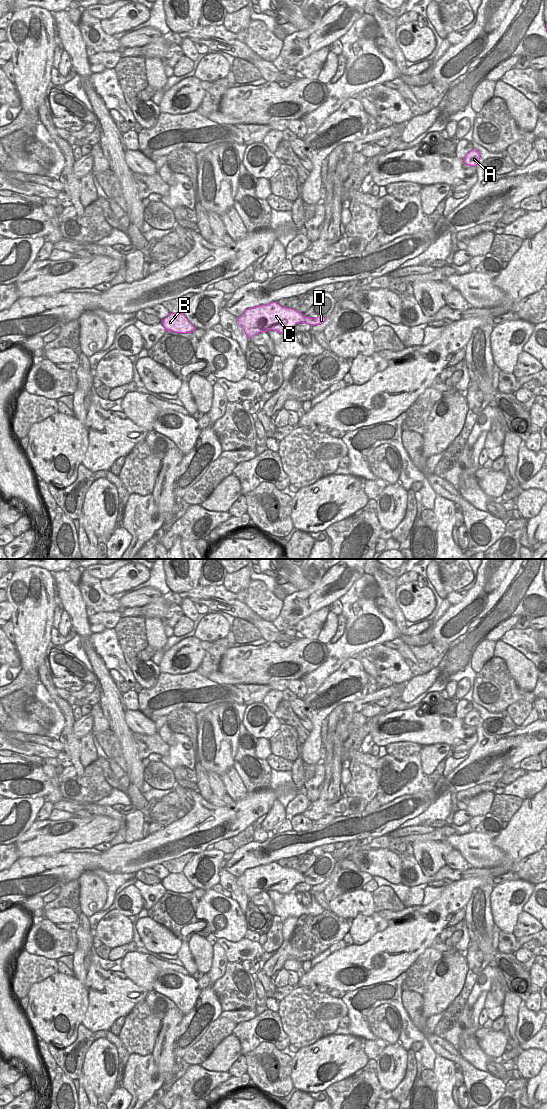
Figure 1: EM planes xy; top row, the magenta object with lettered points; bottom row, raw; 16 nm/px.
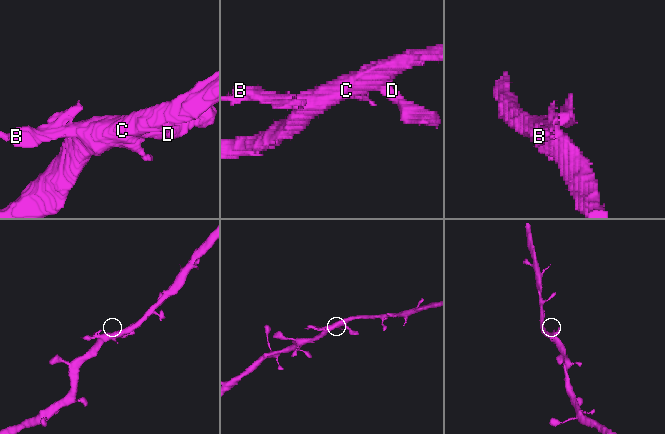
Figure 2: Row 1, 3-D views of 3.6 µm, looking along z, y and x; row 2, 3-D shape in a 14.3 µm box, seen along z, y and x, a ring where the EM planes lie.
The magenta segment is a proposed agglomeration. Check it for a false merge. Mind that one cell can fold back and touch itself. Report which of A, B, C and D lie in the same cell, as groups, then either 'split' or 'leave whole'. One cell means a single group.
A B C D; leave whole

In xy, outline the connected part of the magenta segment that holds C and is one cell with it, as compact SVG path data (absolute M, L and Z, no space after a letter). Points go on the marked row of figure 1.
M277 302L246 309L237 318L238 324L244 329L249 339L260 332L270 330L288 334L293 332L294 327L299 323L315 326L326 319L326 317L305 317L302 313L292 308L282 307Z

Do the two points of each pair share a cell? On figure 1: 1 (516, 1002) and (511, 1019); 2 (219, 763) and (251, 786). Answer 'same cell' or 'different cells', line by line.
1: same cell
2: different cells

